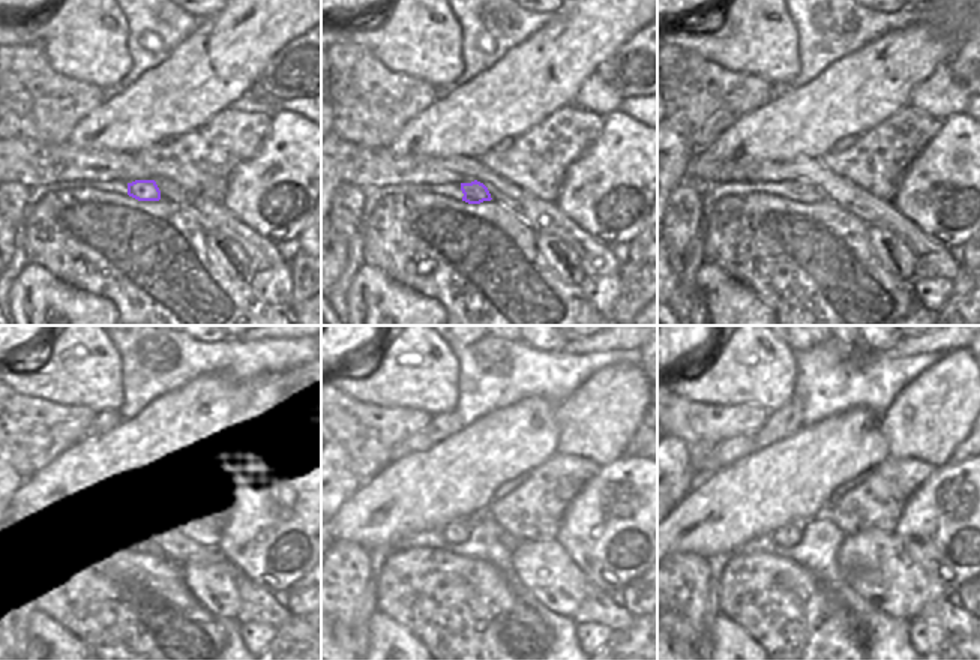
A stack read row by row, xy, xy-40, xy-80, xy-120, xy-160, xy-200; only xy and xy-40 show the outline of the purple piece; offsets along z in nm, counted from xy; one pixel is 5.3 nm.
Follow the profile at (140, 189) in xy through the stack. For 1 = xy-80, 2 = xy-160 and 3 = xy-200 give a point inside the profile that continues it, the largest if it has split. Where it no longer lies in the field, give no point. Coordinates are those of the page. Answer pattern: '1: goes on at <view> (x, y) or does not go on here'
1: goes on at xy-80 (809, 194)
2: goes on at xy-160 (455, 533)
3: goes on at xy-200 (788, 536)

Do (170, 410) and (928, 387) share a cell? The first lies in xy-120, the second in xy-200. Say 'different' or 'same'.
different

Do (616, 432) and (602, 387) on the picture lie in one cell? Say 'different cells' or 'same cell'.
same cell

